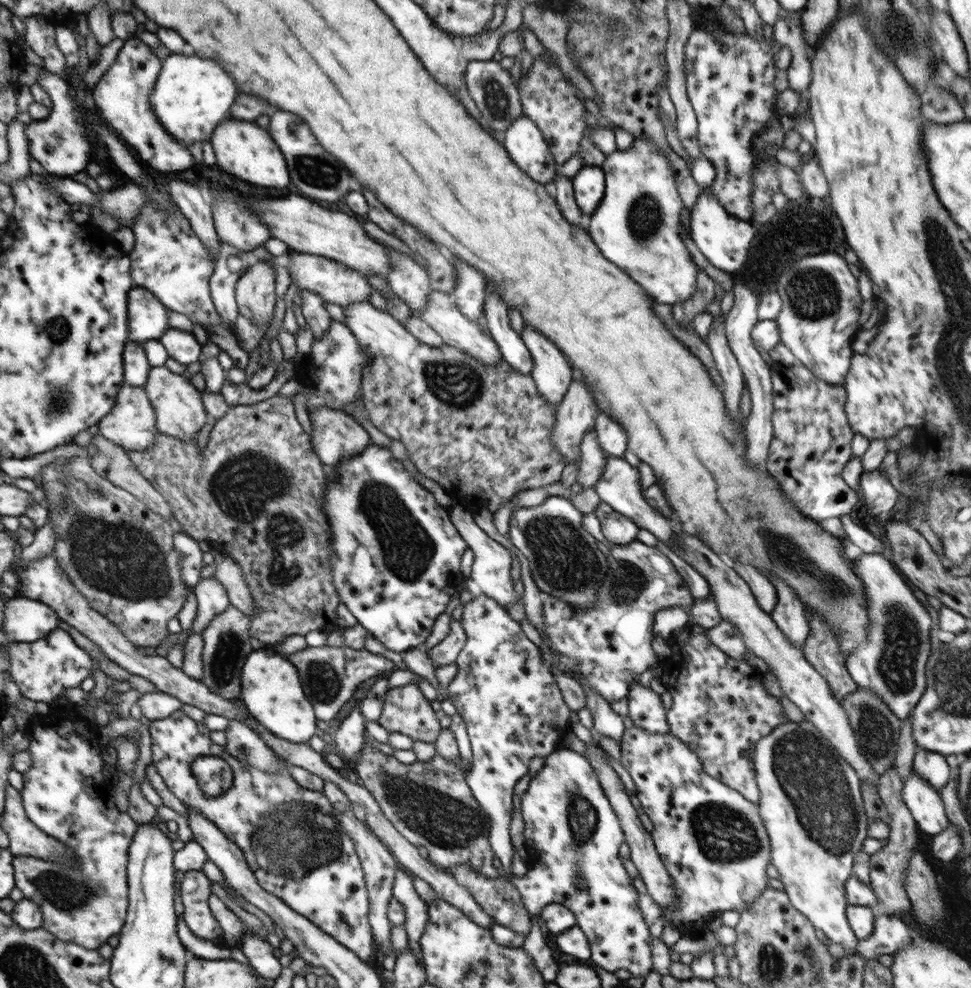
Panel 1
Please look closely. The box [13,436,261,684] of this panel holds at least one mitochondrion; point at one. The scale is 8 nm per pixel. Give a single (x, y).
(119, 558)

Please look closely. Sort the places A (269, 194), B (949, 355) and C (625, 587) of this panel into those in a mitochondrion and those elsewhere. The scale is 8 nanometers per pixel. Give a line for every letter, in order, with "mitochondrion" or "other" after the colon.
A: other
B: mitochondrion
C: mitochondrion

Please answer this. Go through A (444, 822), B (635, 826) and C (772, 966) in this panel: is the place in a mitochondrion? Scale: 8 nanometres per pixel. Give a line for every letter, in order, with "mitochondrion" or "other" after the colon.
A: mitochondrion
B: other
C: mitochondrion

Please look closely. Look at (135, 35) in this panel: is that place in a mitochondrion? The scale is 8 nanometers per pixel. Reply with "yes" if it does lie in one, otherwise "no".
no

